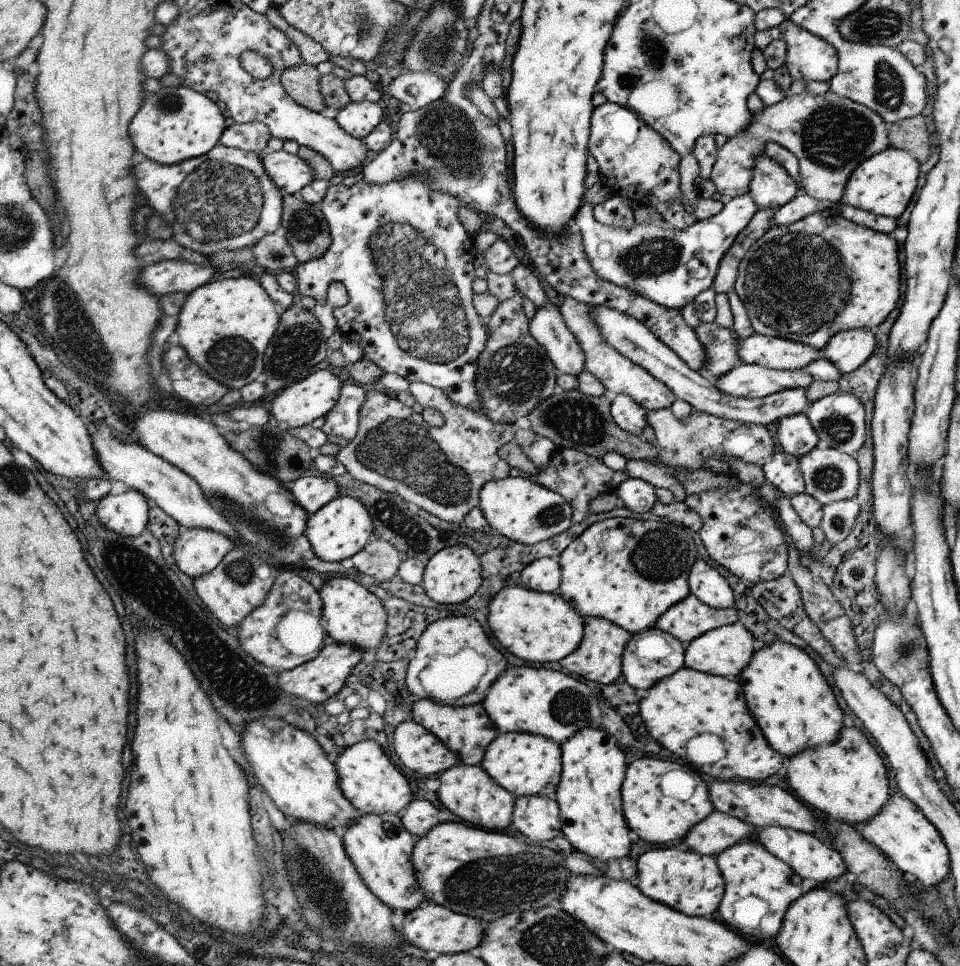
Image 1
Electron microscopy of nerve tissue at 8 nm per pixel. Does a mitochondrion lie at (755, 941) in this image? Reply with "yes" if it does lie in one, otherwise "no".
no

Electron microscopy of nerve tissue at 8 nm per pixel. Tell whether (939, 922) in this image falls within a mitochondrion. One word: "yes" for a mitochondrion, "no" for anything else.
yes

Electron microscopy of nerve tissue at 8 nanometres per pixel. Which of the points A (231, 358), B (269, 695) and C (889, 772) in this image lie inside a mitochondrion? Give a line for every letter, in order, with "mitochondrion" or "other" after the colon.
A: mitochondrion
B: mitochondrion
C: other

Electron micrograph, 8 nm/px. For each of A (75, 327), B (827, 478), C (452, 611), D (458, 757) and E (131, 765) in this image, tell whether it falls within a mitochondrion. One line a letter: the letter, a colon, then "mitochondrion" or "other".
A: mitochondrion
B: mitochondrion
C: other
D: other
E: other

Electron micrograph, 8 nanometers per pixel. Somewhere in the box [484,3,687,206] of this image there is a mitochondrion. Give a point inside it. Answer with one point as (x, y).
(654, 52)

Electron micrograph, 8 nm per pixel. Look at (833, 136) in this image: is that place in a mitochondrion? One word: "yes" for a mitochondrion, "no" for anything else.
yes

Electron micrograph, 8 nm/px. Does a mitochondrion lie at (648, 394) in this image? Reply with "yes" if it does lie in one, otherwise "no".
no

